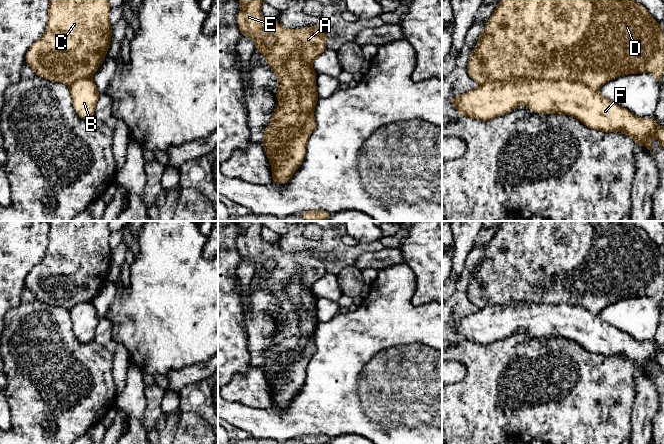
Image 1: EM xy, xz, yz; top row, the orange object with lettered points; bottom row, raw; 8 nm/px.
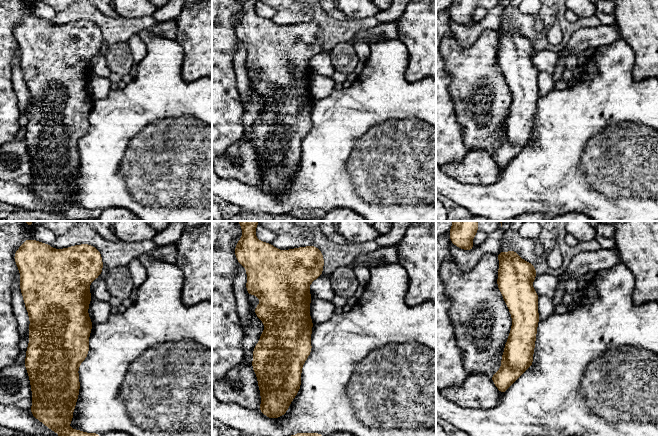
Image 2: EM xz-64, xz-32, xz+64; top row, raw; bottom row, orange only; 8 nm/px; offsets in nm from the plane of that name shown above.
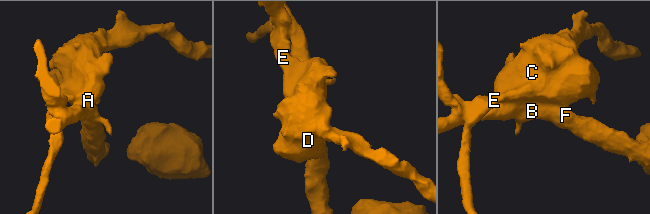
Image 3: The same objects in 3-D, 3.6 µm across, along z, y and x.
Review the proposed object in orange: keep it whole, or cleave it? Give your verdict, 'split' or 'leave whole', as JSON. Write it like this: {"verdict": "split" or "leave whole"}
{"verdict": "split"}

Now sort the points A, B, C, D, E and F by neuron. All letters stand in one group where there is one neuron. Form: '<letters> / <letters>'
A C D E / B F

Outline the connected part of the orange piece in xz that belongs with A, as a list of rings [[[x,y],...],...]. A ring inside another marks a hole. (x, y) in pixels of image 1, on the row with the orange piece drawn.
[[[239,0],[239,2],[241,10],[237,14],[236,20],[241,34],[255,40],[255,51],[263,54],[268,66],[282,85],[281,90],[274,90],[279,104],[272,113],[270,124],[264,128],[264,142],[261,145],[271,164],[272,184],[285,184],[305,159],[307,142],[316,127],[314,109],[305,121],[300,119],[300,92],[291,77],[287,67],[287,60],[293,53],[298,53],[302,61],[312,67],[313,60],[327,49],[326,40],[328,36],[326,28],[322,23],[317,28],[285,29],[278,21],[266,18],[261,14],[261,5],[264,3],[264,0]],[[267,37],[274,40],[270,47],[267,47],[265,44]]]

